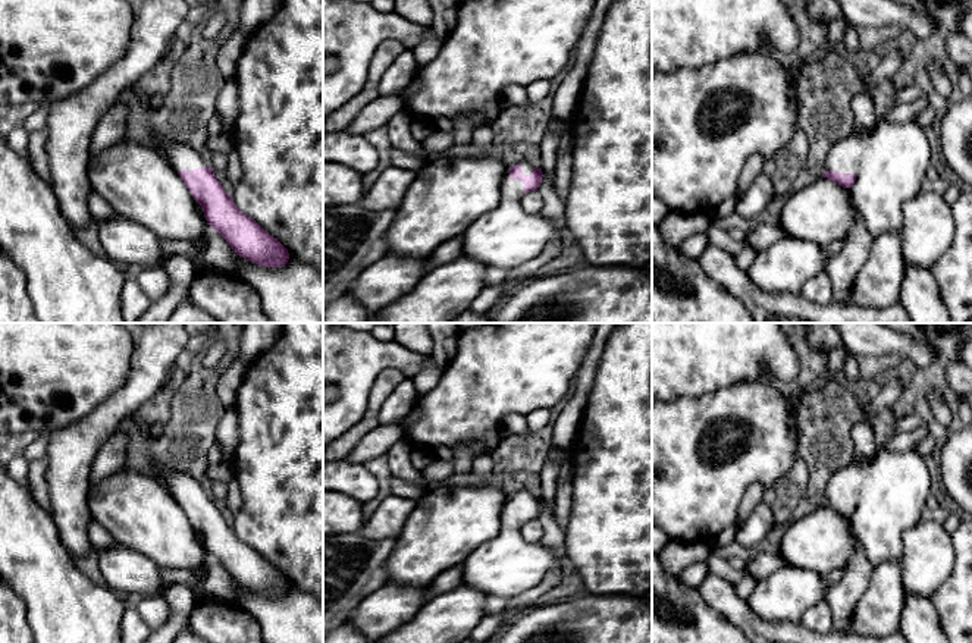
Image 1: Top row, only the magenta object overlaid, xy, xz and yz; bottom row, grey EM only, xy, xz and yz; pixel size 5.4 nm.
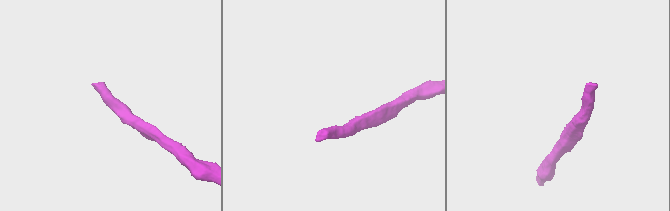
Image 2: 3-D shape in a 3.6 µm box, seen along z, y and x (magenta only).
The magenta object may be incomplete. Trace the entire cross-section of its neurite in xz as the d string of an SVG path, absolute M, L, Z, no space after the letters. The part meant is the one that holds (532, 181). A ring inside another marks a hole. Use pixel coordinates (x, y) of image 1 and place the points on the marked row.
M518 163L509 167L501 184L501 201L476 219L463 233L464 255L512 270L542 255L549 241L567 242L564 226L540 213L530 214L521 207L523 197L539 188L540 167Z

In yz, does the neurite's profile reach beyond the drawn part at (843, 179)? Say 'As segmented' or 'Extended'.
Extended

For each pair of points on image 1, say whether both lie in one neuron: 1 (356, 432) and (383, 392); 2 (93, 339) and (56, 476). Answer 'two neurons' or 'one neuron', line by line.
1: one neuron
2: two neurons

